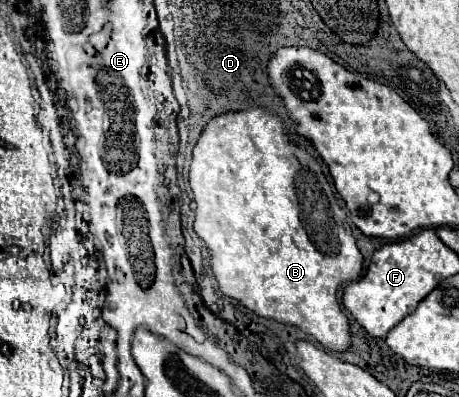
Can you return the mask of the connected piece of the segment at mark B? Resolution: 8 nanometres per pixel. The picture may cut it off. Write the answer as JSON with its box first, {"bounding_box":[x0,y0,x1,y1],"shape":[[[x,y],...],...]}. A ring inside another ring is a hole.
{"bounding_box":[188,107,362,353],"shape":[[[252,107],[252,109],[242,111],[242,113],[224,113],[224,115],[212,119],[208,123],[208,127],[204,129],[204,133],[198,139],[198,145],[194,147],[188,183],[190,183],[190,189],[194,193],[194,203],[196,203],[194,231],[206,243],[206,247],[210,251],[210,269],[212,269],[212,275],[216,277],[216,281],[218,281],[218,287],[220,287],[222,295],[240,301],[246,309],[250,309],[252,313],[256,313],[260,317],[298,327],[300,331],[312,335],[322,347],[326,347],[330,351],[340,351],[340,353],[348,351],[350,349],[350,321],[348,321],[346,315],[342,315],[342,307],[338,303],[338,293],[346,283],[360,277],[360,273],[362,273],[362,253],[356,247],[356,241],[352,237],[352,229],[344,227],[346,225],[346,213],[344,213],[344,209],[340,205],[340,199],[336,195],[336,187],[332,183],[332,177],[328,175],[328,167],[320,159],[320,155],[312,147],[302,145],[292,135],[286,135],[282,131],[282,121],[276,115],[270,115],[262,107]]]}

